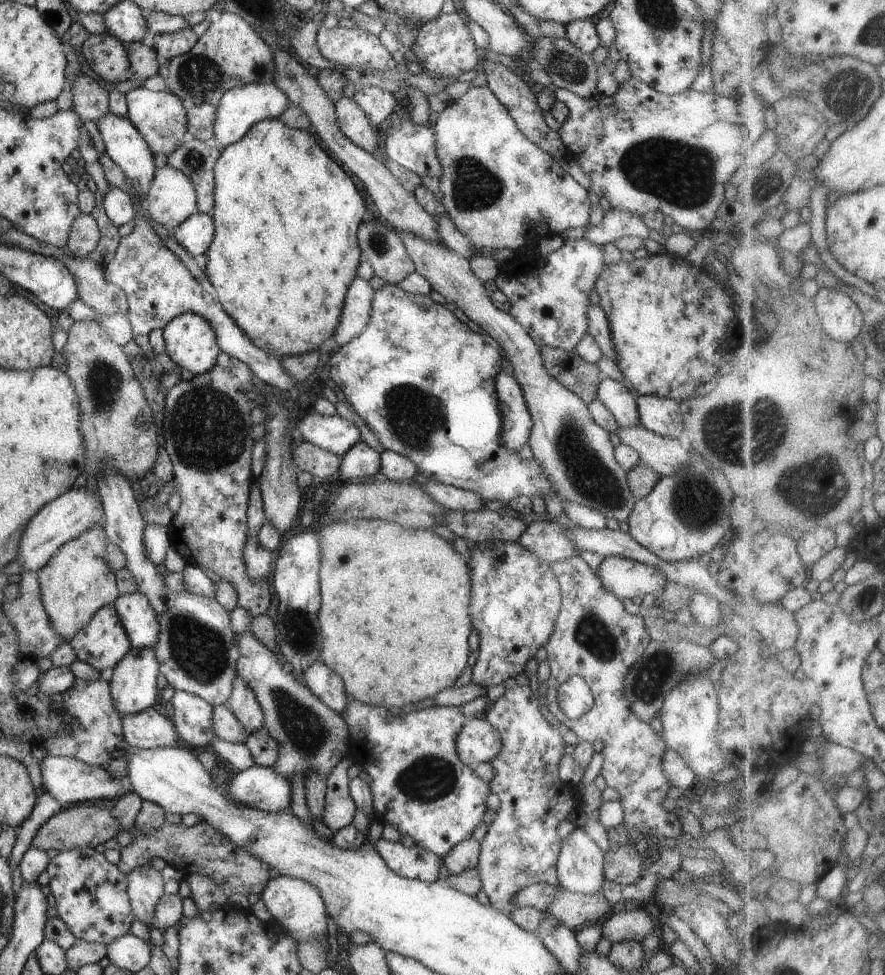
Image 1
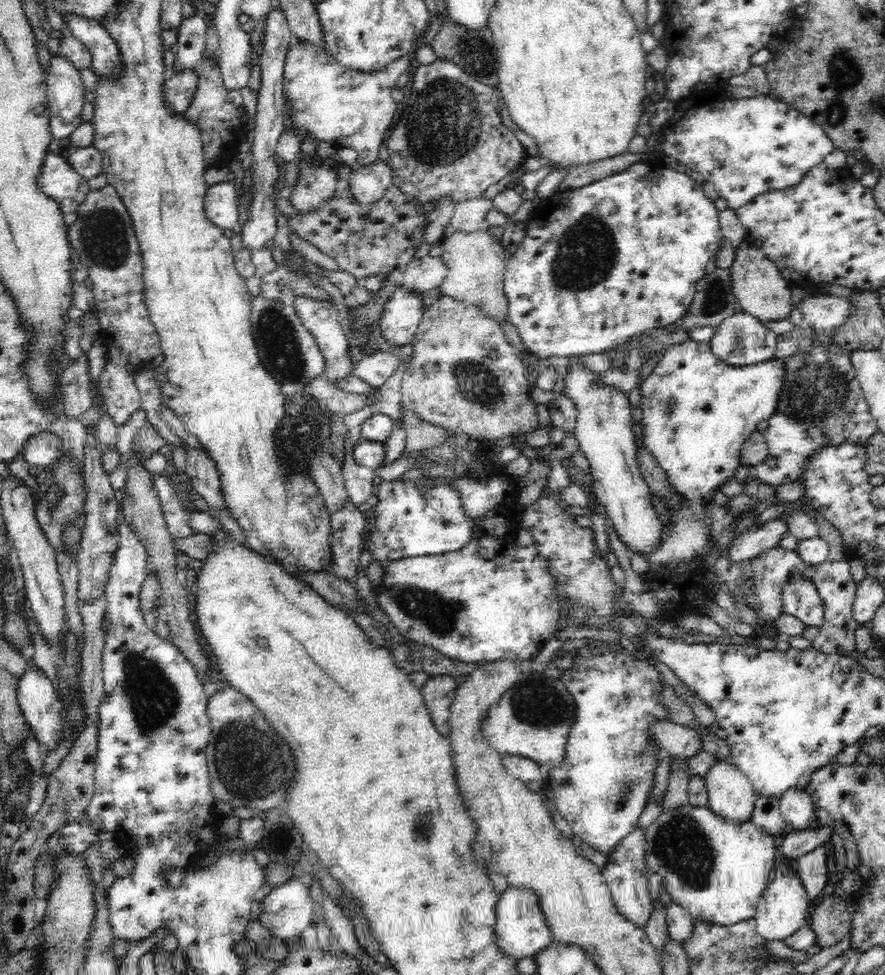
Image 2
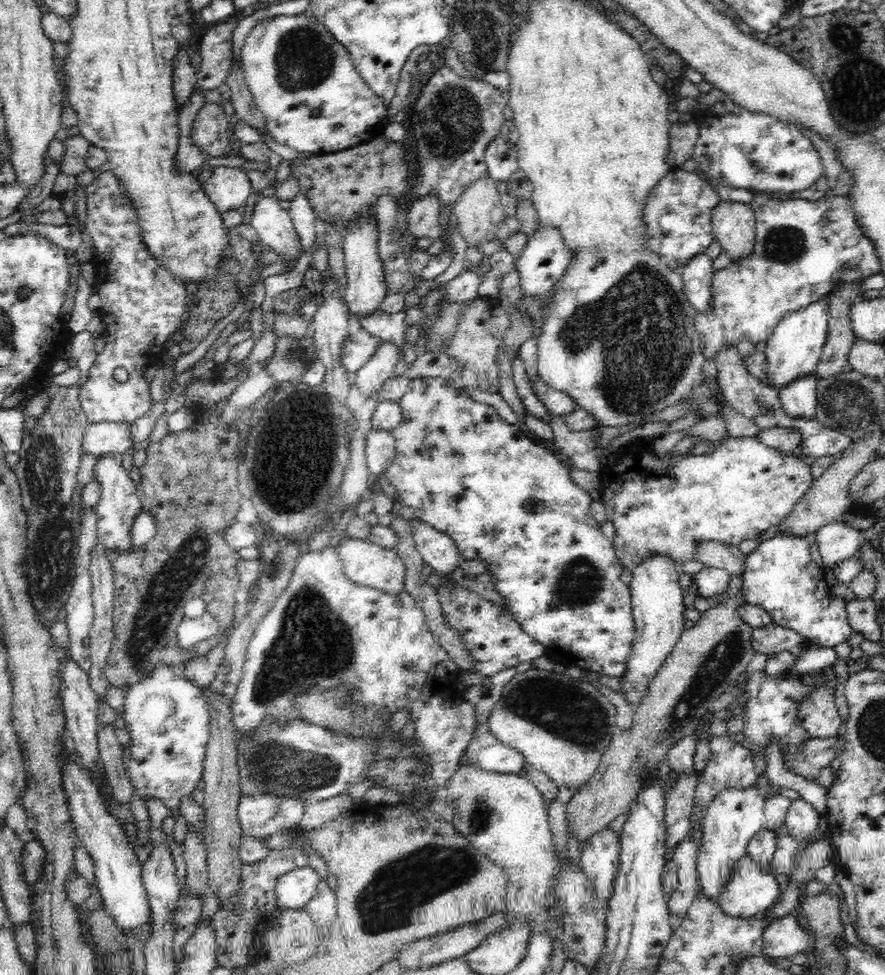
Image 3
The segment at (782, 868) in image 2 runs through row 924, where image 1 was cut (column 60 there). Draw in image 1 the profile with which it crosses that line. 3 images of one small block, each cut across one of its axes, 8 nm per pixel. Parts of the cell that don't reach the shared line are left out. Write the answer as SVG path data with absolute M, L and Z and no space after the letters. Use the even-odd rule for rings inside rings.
M48 755L40 764L42 770L42 782L46 792L50 792L62 806L66 804L80 804L80 802L94 802L94 800L108 800L115 802L133 792L132 789L124 788L120 779L112 778L106 769L100 766L90 766L76 760L73 757L51 756Z

